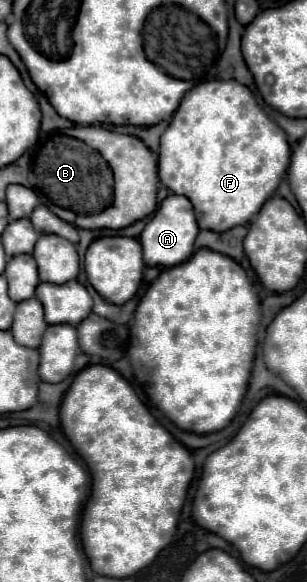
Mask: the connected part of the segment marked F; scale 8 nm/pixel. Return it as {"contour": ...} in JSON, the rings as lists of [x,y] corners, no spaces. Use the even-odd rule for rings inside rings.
{"contour":[[[209,80],[197,84],[181,100],[167,130],[161,136],[159,148],[159,178],[175,194],[193,200],[199,228],[225,232],[233,226],[247,224],[261,204],[277,190],[287,166],[291,148],[285,132],[259,108],[251,90],[237,80]]]}

